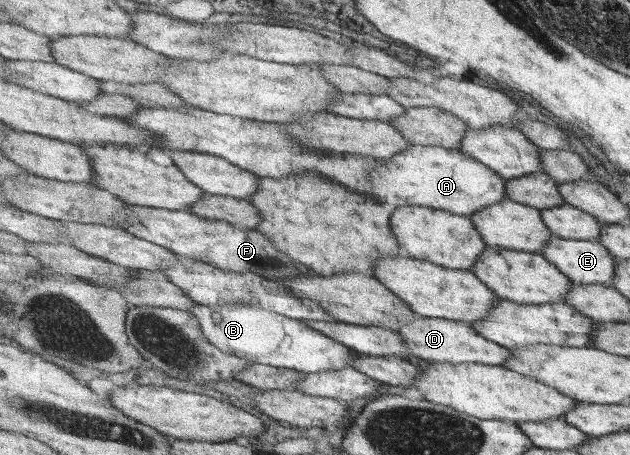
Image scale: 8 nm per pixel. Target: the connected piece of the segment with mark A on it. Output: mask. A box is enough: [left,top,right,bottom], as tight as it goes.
[372,144,508,216]

